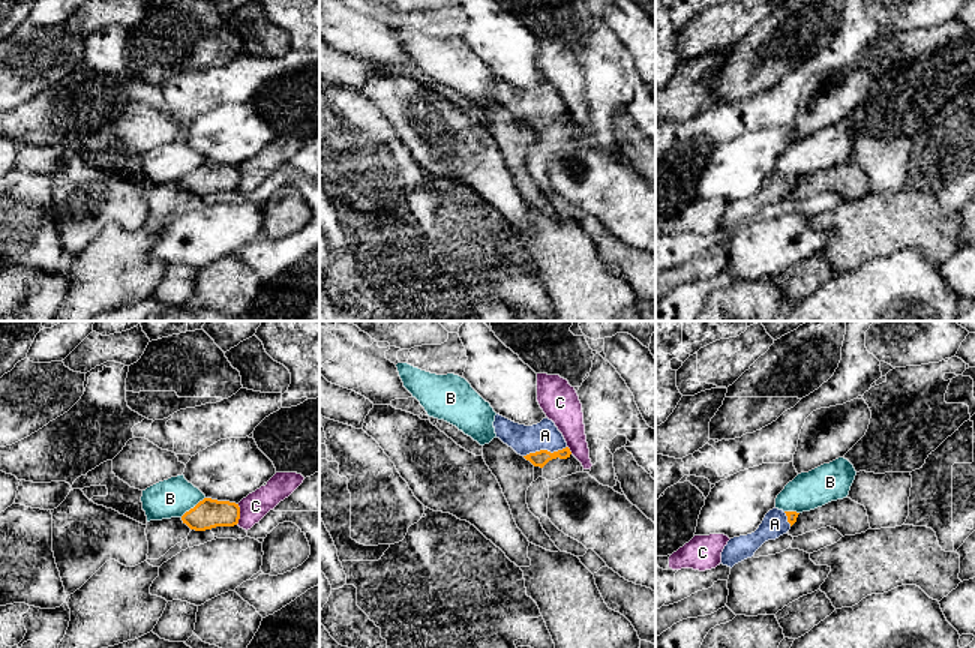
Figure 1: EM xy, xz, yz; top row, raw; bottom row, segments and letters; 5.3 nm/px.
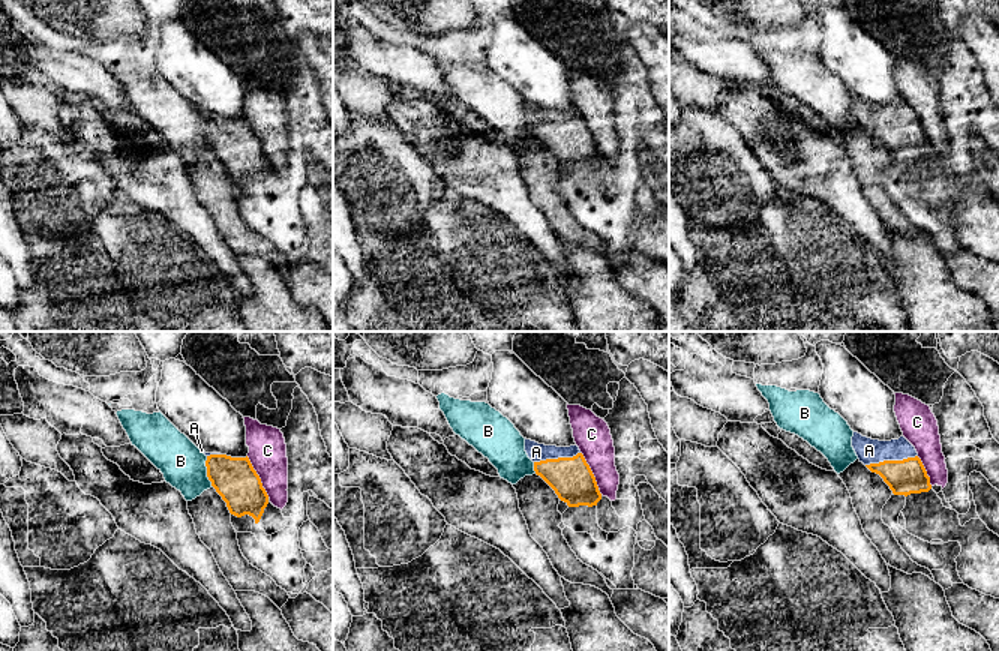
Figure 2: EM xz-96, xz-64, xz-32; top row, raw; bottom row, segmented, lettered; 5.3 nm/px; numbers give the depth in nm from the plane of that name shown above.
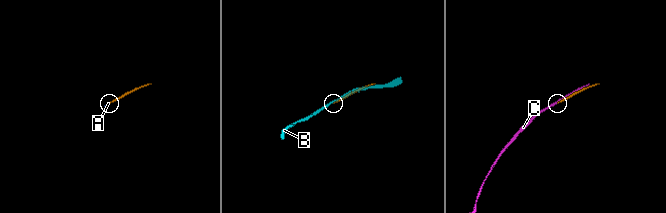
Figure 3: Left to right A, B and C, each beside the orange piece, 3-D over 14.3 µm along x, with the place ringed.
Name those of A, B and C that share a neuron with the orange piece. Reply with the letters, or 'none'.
A

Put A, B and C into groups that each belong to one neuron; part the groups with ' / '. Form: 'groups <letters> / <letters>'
groups A / B / C

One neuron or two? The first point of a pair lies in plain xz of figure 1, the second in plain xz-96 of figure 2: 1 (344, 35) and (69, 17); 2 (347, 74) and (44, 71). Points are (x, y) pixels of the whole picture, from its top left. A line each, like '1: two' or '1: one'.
1: two
2: two

